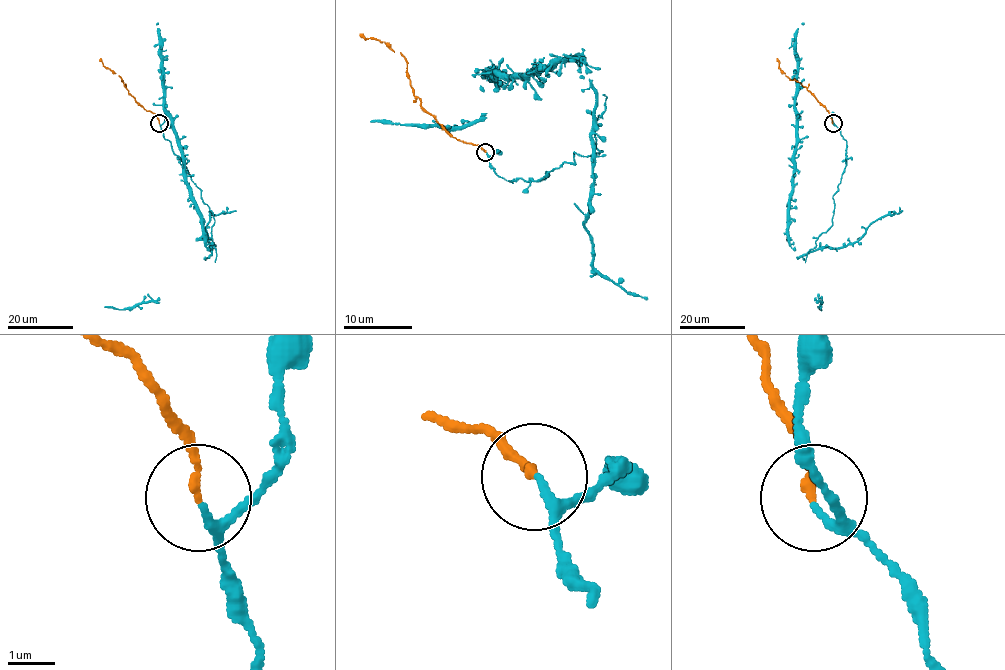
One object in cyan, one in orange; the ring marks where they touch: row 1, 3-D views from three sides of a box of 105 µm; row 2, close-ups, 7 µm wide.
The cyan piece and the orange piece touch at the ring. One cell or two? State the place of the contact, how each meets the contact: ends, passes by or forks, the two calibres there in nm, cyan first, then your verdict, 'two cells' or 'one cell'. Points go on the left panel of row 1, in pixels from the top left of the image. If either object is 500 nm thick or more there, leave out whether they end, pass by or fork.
place (159, 123); cyan passes by; orange ends; calibres 140 and 180 nm; one cell

